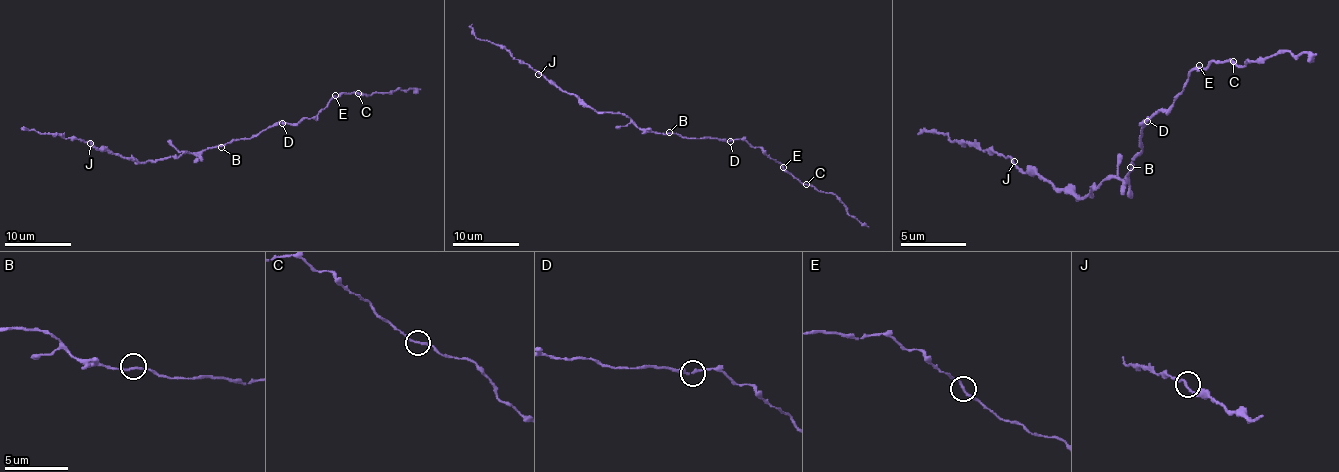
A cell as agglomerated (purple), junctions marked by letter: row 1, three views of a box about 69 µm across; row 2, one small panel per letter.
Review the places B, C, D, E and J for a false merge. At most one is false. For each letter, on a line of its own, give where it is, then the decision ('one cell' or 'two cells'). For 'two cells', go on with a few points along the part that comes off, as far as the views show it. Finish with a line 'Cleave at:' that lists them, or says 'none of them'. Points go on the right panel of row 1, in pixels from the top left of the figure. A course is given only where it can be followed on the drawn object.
B: at (1130, 167); one cell
C: at (1233, 61); one cell
D: at (1147, 121); one cell
E: at (1199, 65); one cell
J: at (1014, 161); one cell
Cleave at: none of them

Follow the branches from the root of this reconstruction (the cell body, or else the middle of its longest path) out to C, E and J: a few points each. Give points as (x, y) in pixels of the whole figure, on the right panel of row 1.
C: (1133, 164), (1143, 151), (1143, 121), (1166, 108), (1192, 72), (1209, 62), (1232, 62)
E: (1133, 164), (1143, 151), (1140, 148), (1140, 131), (1146, 121), (1143, 121), (1166, 108), (1199, 65)
J: (1133, 164), (1126, 177), (1107, 177), (1090, 194), (1077, 197), (1057, 191), (1034, 174), (1028, 174), (1014, 161)

